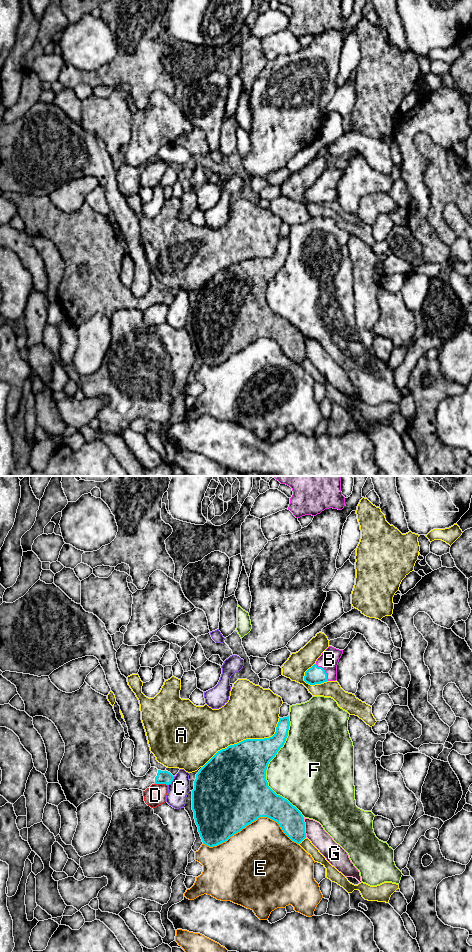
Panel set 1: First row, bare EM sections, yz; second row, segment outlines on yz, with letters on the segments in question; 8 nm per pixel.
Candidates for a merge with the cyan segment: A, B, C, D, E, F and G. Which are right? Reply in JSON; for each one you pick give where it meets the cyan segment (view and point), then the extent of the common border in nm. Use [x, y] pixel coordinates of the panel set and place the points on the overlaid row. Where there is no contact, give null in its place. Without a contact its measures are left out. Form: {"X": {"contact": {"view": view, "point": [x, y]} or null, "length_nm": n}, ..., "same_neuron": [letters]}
{"B": {"contact": {"view": "yz", "point": [324, 671]}, "length_nm": 170}, "same_neuron": ["B"]}

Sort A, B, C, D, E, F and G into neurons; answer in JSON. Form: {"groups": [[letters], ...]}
{"groups": [["A"], ["B"], ["C"], ["D"], ["E"], ["F"], ["G"]]}

